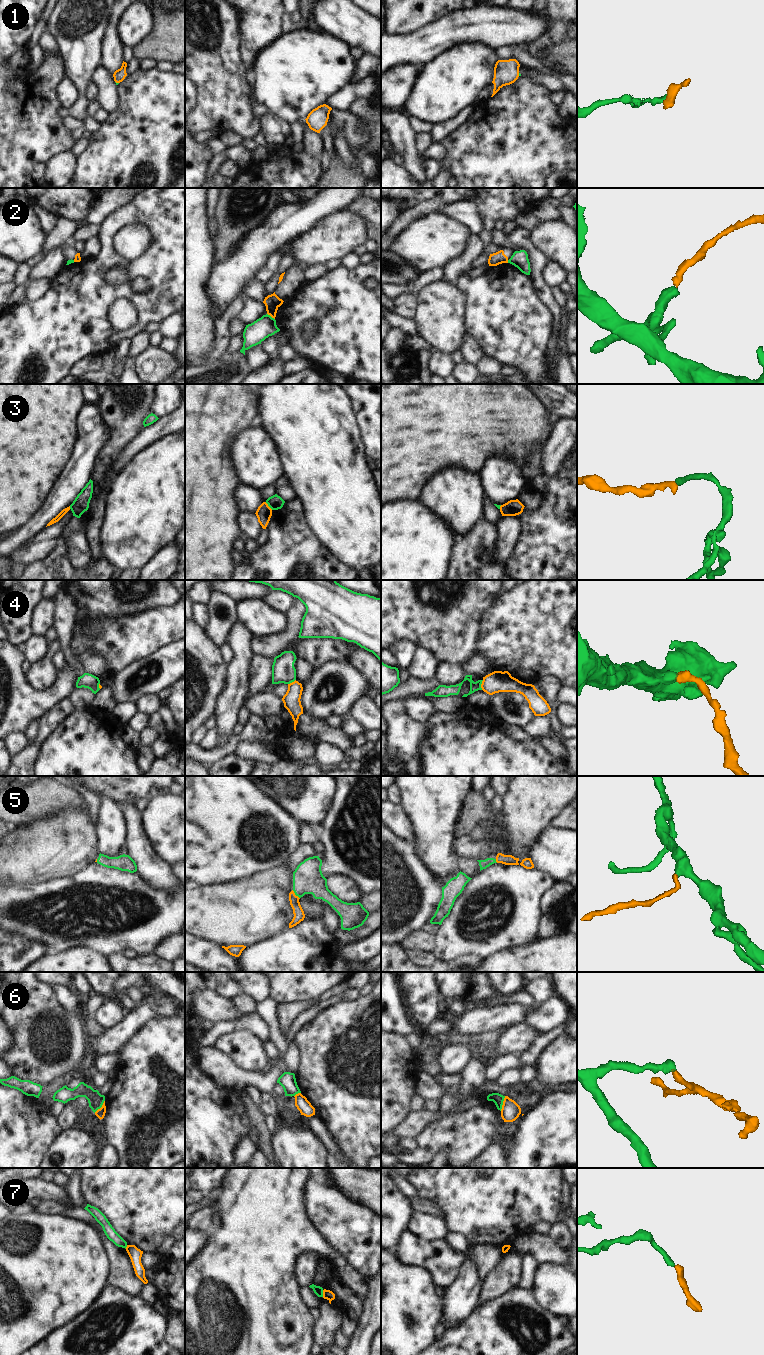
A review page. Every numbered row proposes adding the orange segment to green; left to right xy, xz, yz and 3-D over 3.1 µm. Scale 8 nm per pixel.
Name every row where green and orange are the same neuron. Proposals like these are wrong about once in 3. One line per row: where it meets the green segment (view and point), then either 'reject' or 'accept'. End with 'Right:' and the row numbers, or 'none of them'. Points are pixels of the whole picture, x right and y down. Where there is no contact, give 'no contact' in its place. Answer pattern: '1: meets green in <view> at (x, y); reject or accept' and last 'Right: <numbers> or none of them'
1: meets green in xy at (117, 83); accept
2: meets green in xz at (270, 316); reject
3: meets green in xz at (269, 506); reject
4: meets green in yz at (480, 685); reject
5: meets green in xz at (295, 894); accept
6: meets green in yz at (502, 1103); reject
7: meets green in xz at (322, 1293); reject
Right: 1, 5

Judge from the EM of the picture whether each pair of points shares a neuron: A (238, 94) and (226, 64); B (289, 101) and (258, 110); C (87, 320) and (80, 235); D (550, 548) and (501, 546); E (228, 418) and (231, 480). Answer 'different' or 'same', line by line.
A: same
B: different
C: different
D: different
E: same

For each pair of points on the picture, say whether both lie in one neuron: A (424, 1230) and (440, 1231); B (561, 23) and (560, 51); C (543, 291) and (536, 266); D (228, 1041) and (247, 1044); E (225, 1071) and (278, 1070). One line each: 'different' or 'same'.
A: same
B: different
C: same
D: same
E: same

